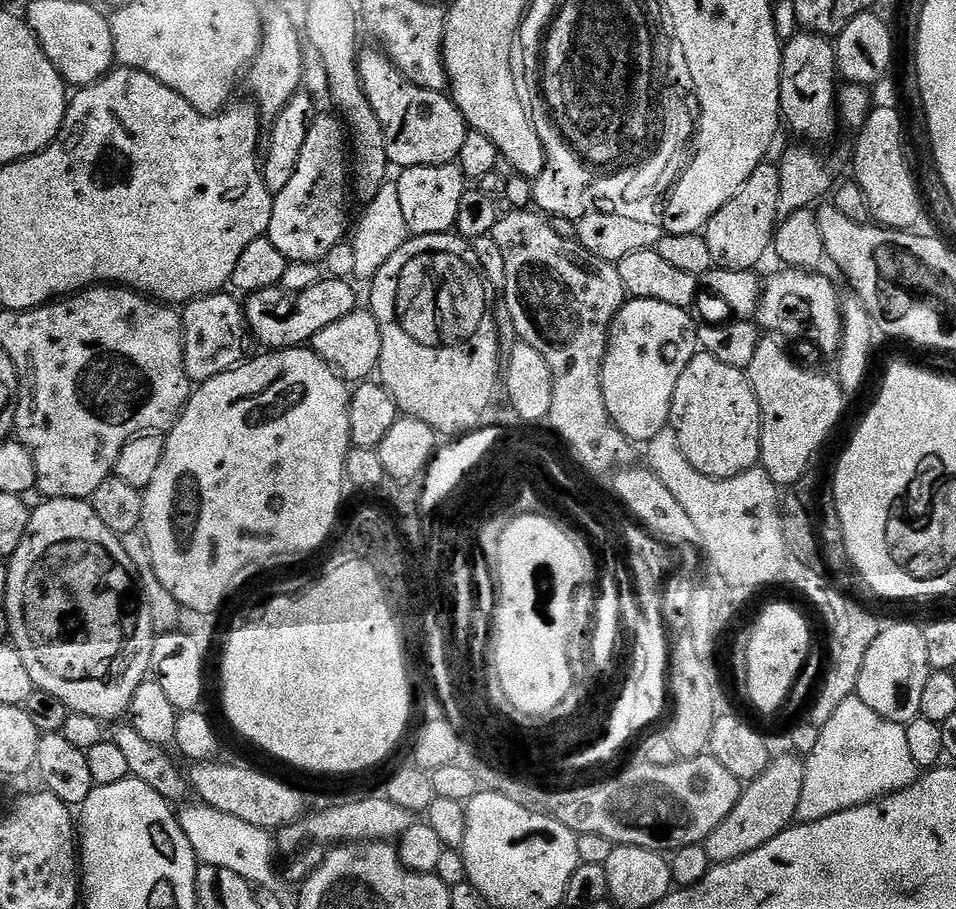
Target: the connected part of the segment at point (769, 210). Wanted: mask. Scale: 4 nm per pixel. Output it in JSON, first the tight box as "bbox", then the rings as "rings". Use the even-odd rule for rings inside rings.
{"bbox":[702,162,779,272],"rings":[[[767,162],[760,164],[758,170],[754,170],[754,174],[750,174],[750,178],[746,178],[742,190],[738,190],[738,194],[734,194],[734,198],[730,198],[730,202],[726,202],[726,206],[722,206],[722,210],[718,210],[718,214],[709,218],[708,225],[703,228],[702,234],[706,238],[706,246],[710,246],[710,258],[715,267],[725,268],[731,272],[746,272],[755,269],[756,263],[762,257],[766,247],[774,244],[778,223],[779,189],[779,167]]]}

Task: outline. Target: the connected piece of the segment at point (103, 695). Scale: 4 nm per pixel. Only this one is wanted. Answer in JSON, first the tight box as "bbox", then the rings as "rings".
{"bbox":[3,499,156,722],"rings":[[[45,499],[44,504],[40,504],[31,509],[32,517],[28,523],[26,534],[22,538],[22,546],[8,560],[8,573],[10,582],[8,583],[8,593],[3,607],[6,609],[9,618],[9,632],[11,643],[15,644],[18,654],[22,654],[22,663],[30,673],[30,678],[36,683],[37,689],[62,702],[67,706],[69,713],[77,712],[84,714],[86,718],[92,718],[101,722],[116,720],[120,715],[127,713],[132,706],[134,690],[142,686],[144,681],[149,679],[152,671],[152,651],[156,641],[156,633],[151,626],[150,610],[144,599],[144,594],[137,581],[136,571],[130,559],[120,545],[120,537],[115,536],[106,526],[102,526],[102,518],[94,514],[91,503],[88,500],[54,500]]]}

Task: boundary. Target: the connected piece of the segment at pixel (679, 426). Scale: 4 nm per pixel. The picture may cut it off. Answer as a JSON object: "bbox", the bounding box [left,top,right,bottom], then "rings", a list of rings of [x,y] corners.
{"bbox":[671,351,760,480],"rings":[[[697,351],[689,365],[682,371],[674,389],[671,413],[671,427],[676,430],[676,445],[682,454],[702,474],[711,480],[734,478],[760,464],[760,407],[748,380],[745,369],[726,366],[718,362],[709,352]]]}

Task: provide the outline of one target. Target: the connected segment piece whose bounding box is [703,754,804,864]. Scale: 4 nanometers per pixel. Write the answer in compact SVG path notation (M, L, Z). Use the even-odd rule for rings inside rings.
M795 754L777 755L768 769L757 780L751 781L741 791L738 802L726 818L704 840L706 854L713 864L734 862L778 838L787 828L791 828L796 820L798 798L802 798L802 782L804 781L804 760Z

